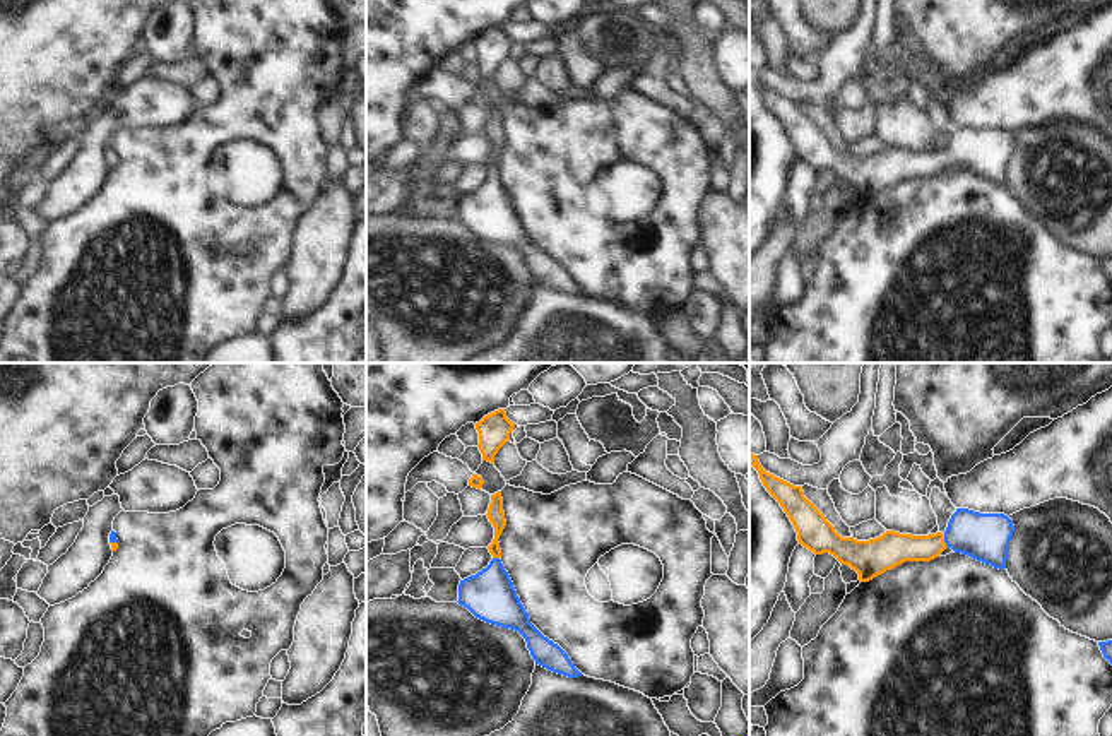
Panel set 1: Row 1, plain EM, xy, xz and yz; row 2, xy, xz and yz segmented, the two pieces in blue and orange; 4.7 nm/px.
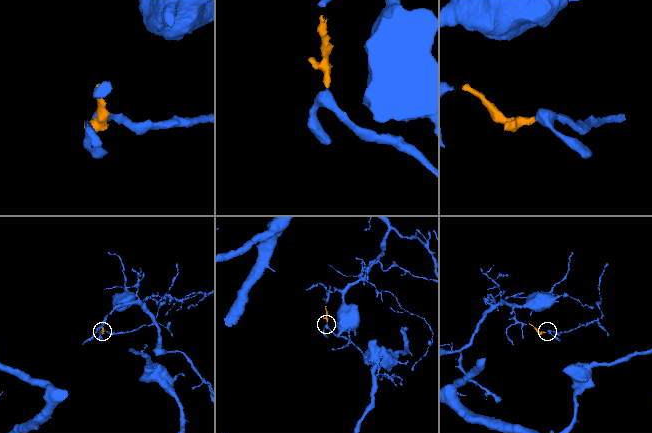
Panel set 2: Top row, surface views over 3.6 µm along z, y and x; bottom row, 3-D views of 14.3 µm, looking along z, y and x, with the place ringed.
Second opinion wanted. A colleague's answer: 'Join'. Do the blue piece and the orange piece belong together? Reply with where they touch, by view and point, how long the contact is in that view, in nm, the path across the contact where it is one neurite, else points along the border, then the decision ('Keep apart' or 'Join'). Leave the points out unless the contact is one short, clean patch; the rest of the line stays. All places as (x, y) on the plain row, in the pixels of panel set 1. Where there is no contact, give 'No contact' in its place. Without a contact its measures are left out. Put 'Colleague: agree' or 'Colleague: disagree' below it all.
Touches blue at yz (945, 158). Shared border 70 nm. Path across: yz (986, 154), (945, 158), (928, 165), (893, 165). Join
Colleague: agree

